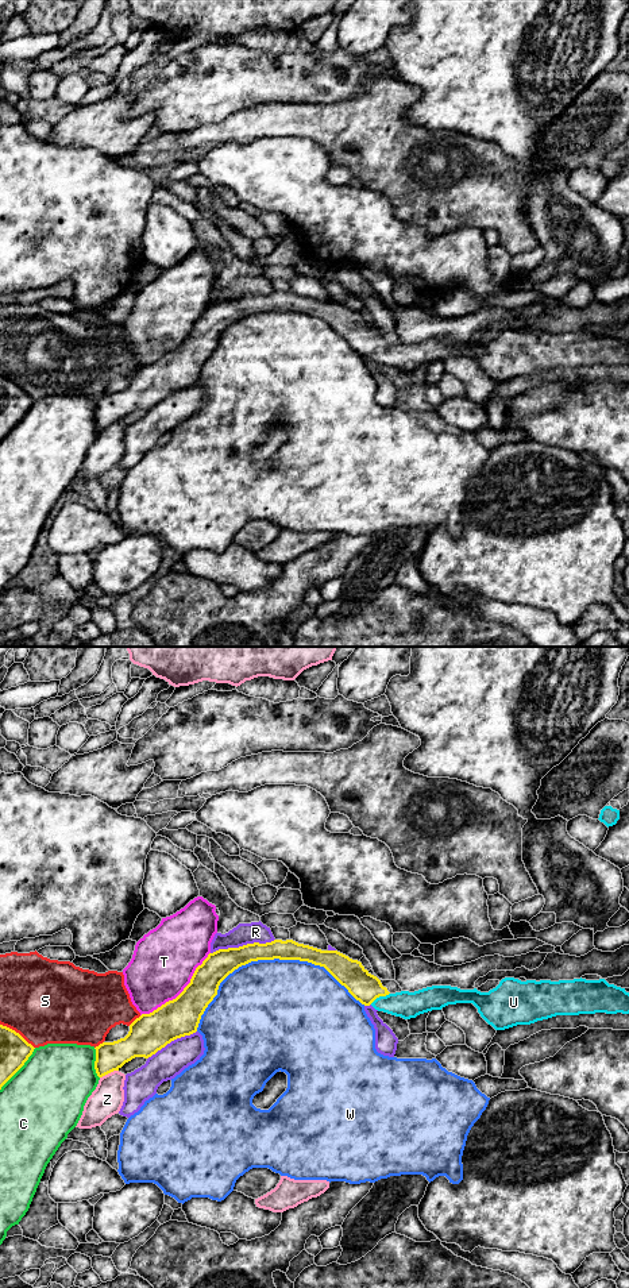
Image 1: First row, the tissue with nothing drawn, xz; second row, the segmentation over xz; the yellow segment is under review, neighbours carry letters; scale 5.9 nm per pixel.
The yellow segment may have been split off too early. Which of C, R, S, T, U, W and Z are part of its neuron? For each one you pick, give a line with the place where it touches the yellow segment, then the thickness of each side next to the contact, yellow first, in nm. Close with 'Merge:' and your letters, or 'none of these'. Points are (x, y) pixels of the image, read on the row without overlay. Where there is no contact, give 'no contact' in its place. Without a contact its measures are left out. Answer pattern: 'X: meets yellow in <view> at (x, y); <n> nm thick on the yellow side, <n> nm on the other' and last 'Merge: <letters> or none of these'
U: meets yellow in xz at (379, 347); 180 nm thick on the yellow side, 160 nm on the other
Merge: U

